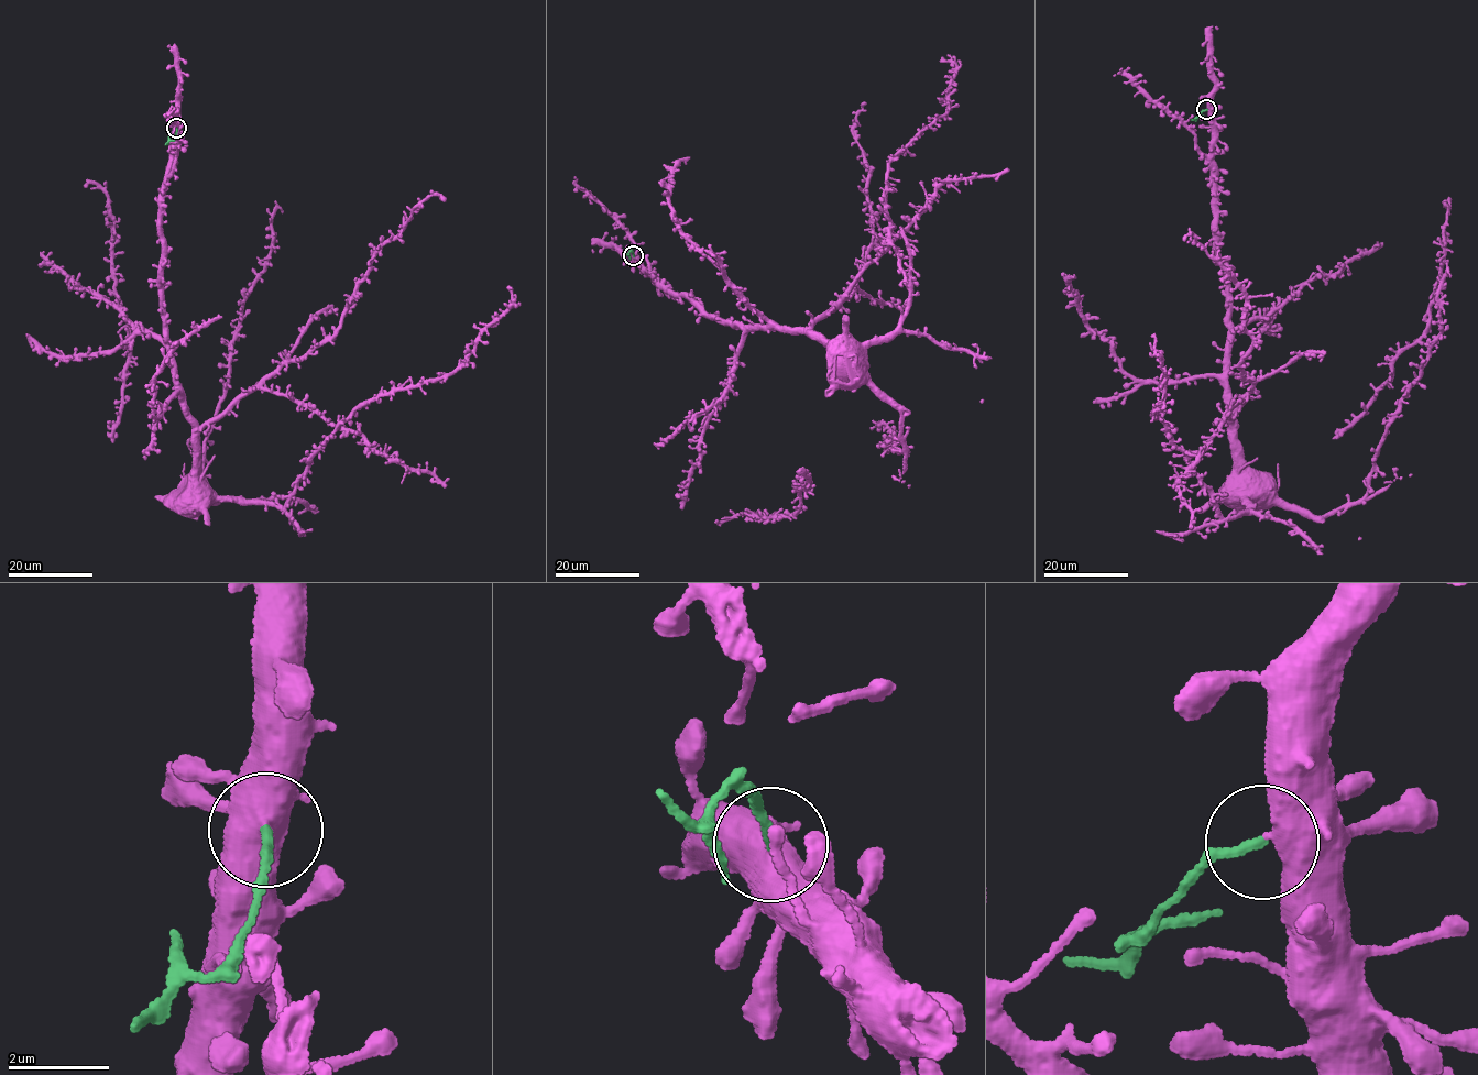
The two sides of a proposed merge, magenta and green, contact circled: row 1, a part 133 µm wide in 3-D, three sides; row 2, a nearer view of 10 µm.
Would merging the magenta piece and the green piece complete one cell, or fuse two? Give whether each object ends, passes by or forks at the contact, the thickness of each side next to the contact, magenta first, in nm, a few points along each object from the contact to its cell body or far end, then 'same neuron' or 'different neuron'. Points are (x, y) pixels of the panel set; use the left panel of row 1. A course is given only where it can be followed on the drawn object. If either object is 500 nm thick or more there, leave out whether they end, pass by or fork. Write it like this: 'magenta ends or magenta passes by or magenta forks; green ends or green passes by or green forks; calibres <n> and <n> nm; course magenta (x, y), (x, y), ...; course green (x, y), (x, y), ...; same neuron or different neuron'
calibres 600 and 160 nm; course magenta (176, 128), (163, 325), (195, 474), (217, 496), (284, 507), (337, 425), (462, 362), (512, 306), (507, 286); course green (176, 128), (175, 136), (165, 145); different neuron

